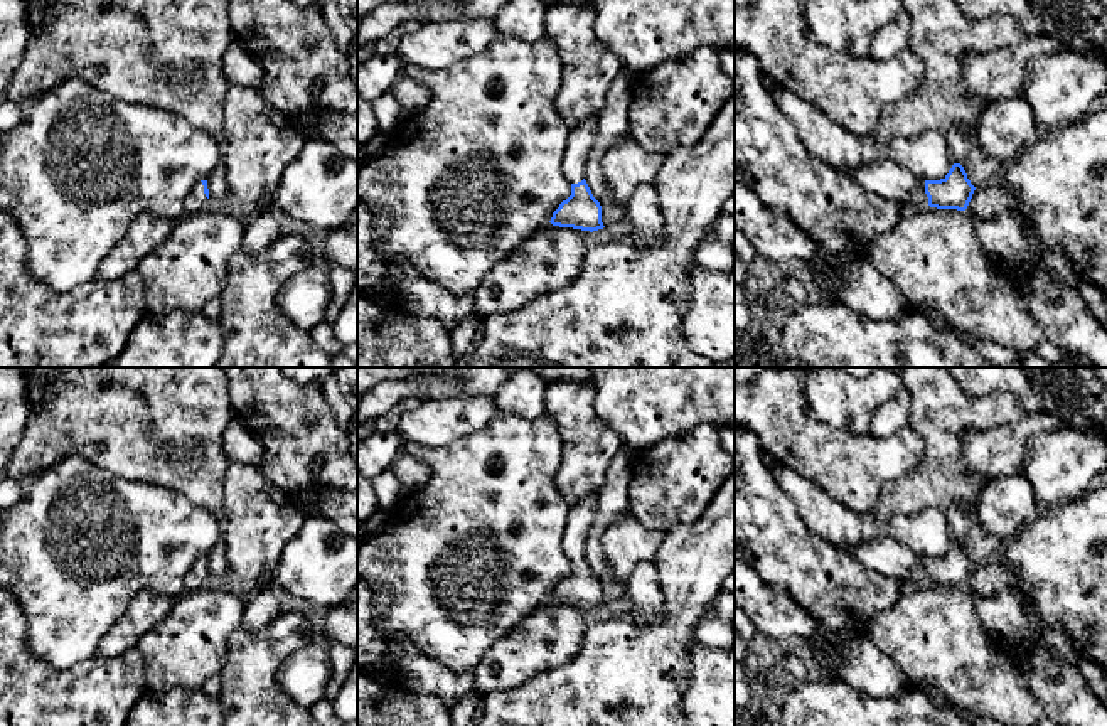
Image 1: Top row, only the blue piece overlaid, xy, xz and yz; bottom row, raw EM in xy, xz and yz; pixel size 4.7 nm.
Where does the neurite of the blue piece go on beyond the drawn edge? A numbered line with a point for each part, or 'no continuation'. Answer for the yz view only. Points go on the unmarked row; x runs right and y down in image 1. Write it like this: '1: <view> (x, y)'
1: yz (887, 556)

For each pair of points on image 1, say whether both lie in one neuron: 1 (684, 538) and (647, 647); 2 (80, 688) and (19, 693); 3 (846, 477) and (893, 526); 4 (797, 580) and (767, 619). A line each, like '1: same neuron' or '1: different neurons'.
1: same neuron
2: same neuron
3: different neurons
4: different neurons

